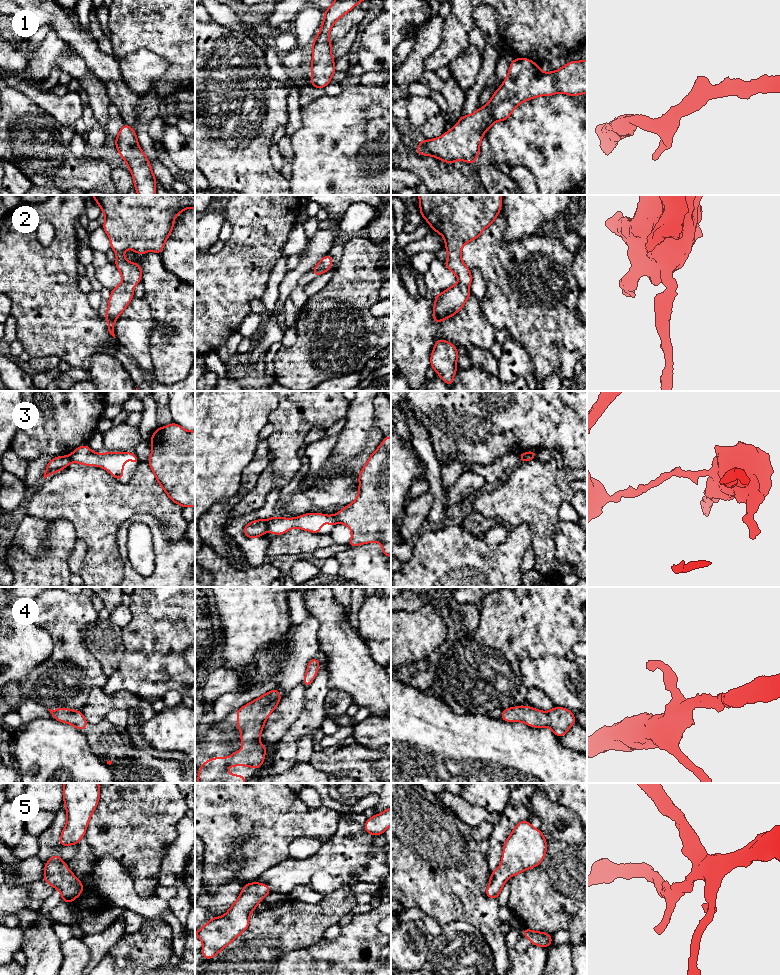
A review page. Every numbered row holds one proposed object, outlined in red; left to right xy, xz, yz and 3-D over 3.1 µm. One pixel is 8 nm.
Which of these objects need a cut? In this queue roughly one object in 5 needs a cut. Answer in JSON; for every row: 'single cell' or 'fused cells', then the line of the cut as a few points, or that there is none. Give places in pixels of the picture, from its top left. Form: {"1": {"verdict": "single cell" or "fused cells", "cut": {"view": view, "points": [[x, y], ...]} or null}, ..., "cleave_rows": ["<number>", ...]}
{"1": {"verdict": "single cell", "cut": null}, "2": {"verdict": "single cell", "cut": null}, "3": {"verdict": "fused cells", "cut": {"view": "xz", "points": [[265, 520], [267, 530]]}}, "4": {"verdict": "single cell", "cut": null}, "5": {"verdict": "single cell", "cut": null}, "cleave_rows": ["3"]}

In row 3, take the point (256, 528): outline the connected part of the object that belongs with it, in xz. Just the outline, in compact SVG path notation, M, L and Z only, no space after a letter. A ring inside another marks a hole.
M257 519L246 524L243 533L247 538L257 538L261 537L266 531L266 520Z

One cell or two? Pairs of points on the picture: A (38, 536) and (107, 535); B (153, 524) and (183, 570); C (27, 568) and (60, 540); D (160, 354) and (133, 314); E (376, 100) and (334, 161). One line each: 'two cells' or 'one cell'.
A: two cells
B: one cell
C: one cell
D: two cells
E: one cell

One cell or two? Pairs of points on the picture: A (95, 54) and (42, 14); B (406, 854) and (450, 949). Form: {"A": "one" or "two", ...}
{"A": "one", "B": "two"}

